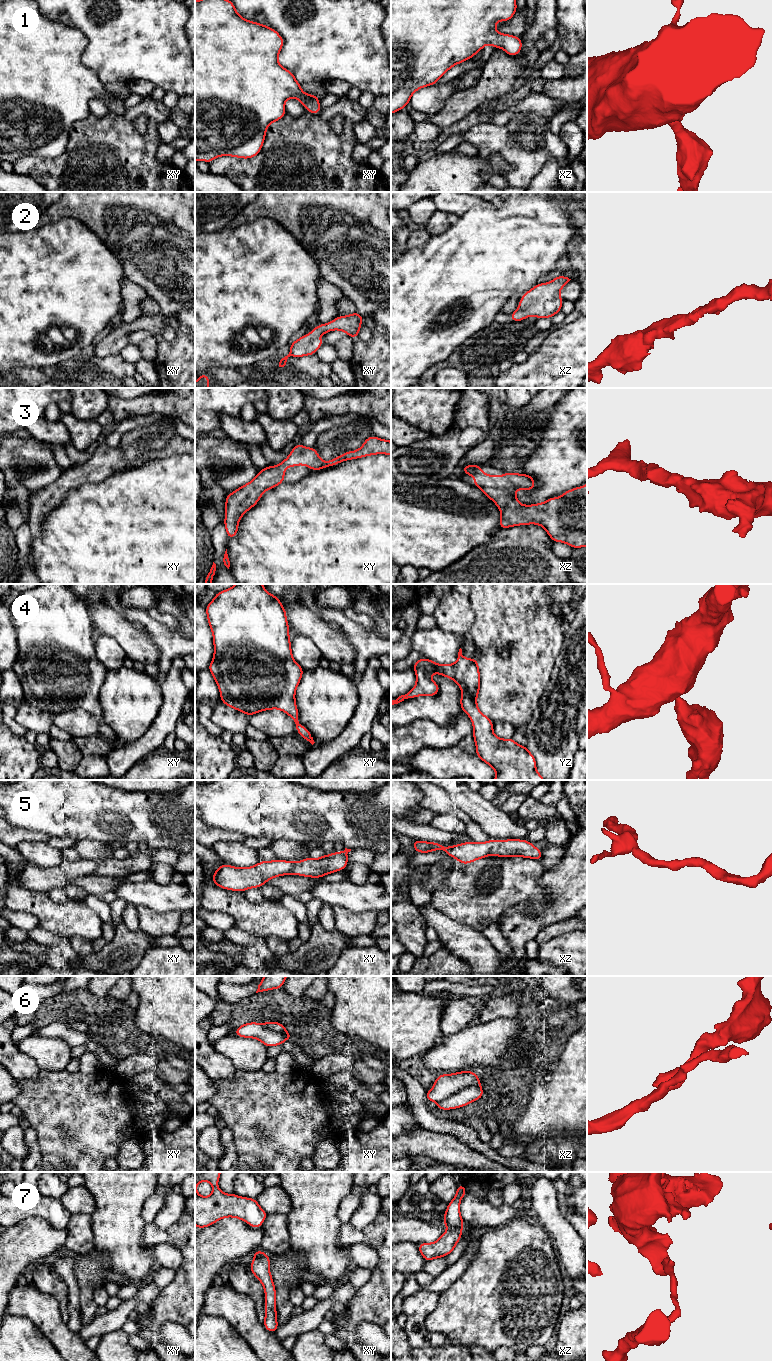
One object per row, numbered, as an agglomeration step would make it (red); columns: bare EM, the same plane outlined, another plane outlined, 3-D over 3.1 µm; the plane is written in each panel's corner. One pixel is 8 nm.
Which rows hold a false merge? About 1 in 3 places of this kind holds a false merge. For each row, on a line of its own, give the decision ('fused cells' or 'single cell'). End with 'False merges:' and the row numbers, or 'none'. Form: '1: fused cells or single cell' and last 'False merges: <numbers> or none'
1: single cell
2: single cell
3: single cell
4: single cell
5: single cell
6: fused cells
7: fused cells
False merges: 6, 7

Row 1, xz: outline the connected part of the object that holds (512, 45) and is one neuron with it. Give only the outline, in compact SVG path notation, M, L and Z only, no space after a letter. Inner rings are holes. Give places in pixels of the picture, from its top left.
M391 0L391 114L405 108L411 96L418 89L435 83L456 64L471 59L486 44L502 48L508 55L515 56L522 49L521 37L500 34L495 29L497 21L509 21L517 11L516 0Z

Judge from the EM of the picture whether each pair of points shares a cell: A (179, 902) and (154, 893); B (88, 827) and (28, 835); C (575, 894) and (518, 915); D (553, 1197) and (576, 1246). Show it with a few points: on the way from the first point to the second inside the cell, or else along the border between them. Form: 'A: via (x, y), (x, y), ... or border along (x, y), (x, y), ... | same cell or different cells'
A: via (173, 897), (160, 897) | same cell
B: border along (21, 828), (44, 832), (52, 836) | different cells
C: via (561, 907), (554, 914), (542, 920), (532, 920) | same cell
D: via (552, 1209), (552, 1221), (564, 1234) | same cell

